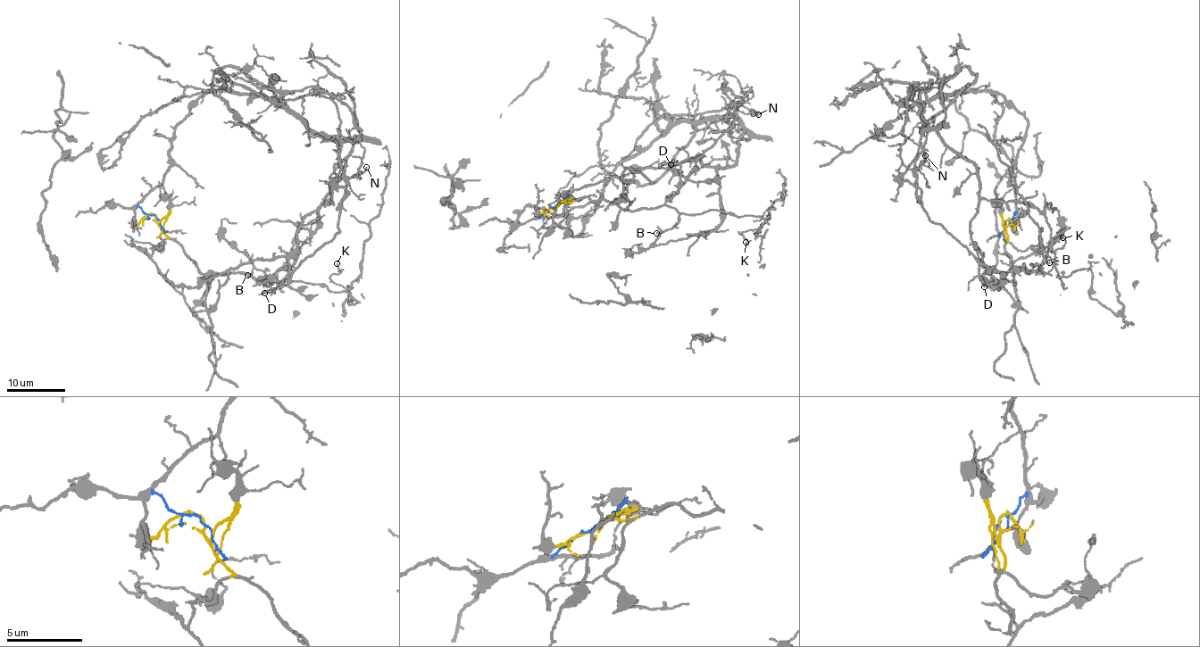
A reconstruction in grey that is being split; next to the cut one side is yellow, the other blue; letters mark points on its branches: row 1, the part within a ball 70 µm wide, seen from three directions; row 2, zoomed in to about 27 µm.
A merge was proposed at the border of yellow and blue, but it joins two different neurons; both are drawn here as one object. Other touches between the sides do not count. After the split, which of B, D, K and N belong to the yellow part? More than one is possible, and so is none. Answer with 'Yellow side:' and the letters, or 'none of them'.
Yellow side: B, K, N

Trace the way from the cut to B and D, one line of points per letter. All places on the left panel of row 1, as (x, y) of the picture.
B: (155, 217), (160, 228), (178, 241), (202, 273), (247, 272), (270, 284), (268, 277), (255, 269), (246, 274)
D: (155, 217), (137, 205), (212, 89), (262, 94), (354, 142), (297, 232), (289, 274), (263, 294)

